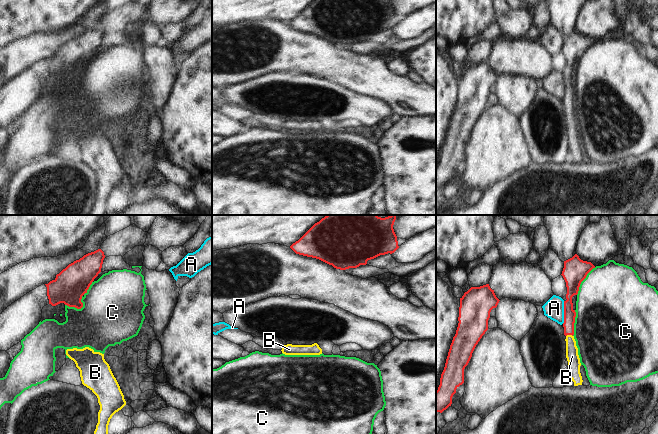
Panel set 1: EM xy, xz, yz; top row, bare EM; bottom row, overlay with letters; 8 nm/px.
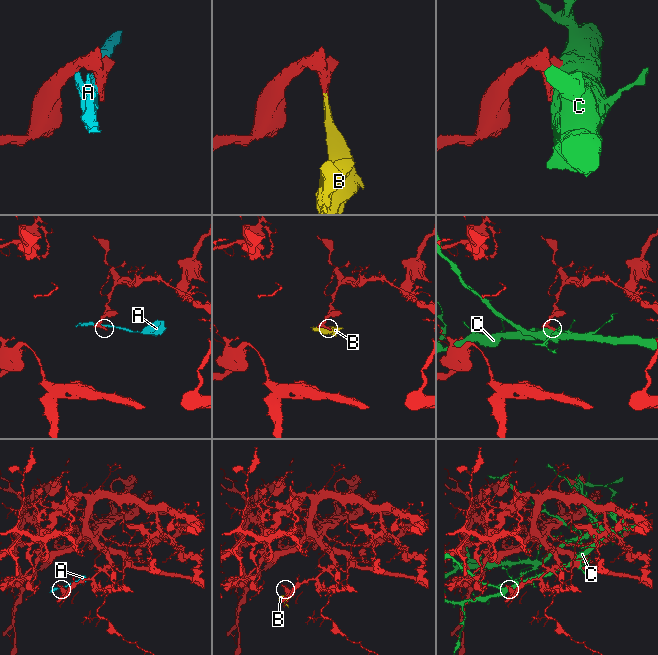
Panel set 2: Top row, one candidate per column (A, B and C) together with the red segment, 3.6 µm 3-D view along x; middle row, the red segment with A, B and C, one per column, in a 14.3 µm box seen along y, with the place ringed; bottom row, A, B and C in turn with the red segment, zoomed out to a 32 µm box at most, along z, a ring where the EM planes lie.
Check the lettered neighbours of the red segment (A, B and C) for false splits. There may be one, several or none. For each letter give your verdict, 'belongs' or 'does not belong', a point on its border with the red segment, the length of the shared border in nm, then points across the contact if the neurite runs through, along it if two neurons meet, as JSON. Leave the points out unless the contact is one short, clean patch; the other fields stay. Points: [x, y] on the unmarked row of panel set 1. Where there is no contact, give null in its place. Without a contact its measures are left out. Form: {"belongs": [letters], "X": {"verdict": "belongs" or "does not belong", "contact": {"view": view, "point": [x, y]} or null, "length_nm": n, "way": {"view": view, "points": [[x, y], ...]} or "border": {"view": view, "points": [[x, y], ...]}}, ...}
{"belongs": ["B"], "A": {"verdict": "does not belong", "contact": {"view": "yz", "point": [564, 88]}, "length_nm": 180, "border": {"view": "yz", "points": [[564, 77], [564, 97], [562, 99]]}}, "B": {"verdict": "belongs", "contact": {"view": "yz", "point": [569, 110]}, "length_nm": 60, "way": {"view": "yz", "points": [[569, 90], [569, 110], [572, 132]]}}, "C": {"verdict": "does not belong", "contact": {"view": "xy", "point": [81, 78]}, "length_nm": 300}}

